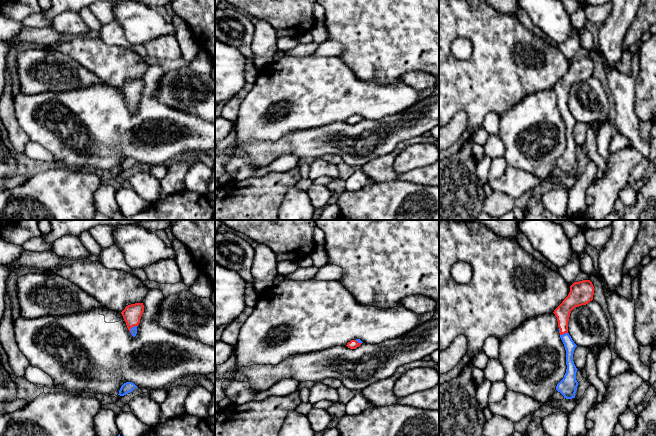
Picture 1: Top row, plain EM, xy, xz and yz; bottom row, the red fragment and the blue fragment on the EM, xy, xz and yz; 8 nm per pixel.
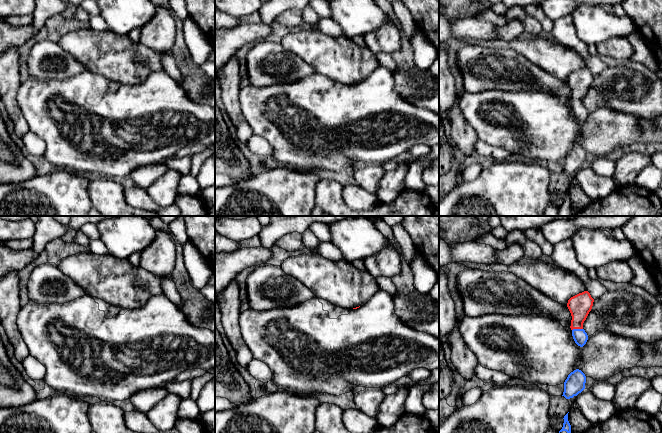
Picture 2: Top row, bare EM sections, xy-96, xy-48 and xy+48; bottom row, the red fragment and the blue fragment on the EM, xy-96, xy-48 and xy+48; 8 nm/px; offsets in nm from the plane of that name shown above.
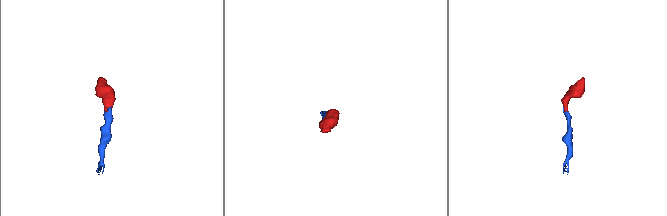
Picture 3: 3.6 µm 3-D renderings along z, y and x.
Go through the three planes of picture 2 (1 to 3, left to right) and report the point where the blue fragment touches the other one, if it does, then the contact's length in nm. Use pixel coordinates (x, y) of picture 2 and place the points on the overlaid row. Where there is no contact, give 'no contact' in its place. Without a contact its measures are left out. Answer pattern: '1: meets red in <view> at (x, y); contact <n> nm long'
1: no contact
2: no contact
3: meets red in xy+48 at (577, 328); contact 90 nm long

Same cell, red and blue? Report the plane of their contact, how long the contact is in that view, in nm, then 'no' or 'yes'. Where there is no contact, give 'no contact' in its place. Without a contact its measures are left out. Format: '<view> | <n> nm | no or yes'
yz | 70 nm | yes

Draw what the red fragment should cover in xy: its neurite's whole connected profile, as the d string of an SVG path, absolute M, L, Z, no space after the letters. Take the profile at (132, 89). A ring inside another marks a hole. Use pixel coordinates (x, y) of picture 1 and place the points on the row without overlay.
M135 79L125 83L121 88L127 104L133 113L137 110L137 102L140 99L141 92L144 88L143 79Z

